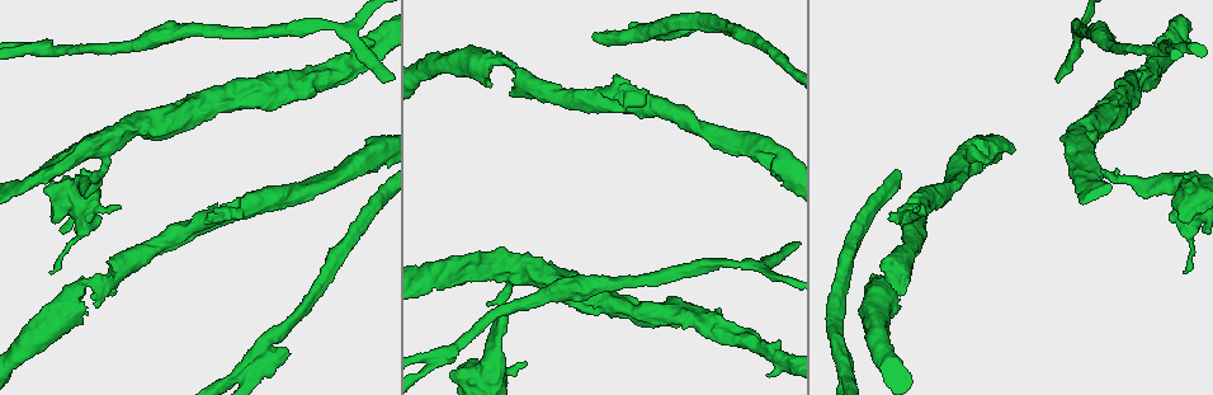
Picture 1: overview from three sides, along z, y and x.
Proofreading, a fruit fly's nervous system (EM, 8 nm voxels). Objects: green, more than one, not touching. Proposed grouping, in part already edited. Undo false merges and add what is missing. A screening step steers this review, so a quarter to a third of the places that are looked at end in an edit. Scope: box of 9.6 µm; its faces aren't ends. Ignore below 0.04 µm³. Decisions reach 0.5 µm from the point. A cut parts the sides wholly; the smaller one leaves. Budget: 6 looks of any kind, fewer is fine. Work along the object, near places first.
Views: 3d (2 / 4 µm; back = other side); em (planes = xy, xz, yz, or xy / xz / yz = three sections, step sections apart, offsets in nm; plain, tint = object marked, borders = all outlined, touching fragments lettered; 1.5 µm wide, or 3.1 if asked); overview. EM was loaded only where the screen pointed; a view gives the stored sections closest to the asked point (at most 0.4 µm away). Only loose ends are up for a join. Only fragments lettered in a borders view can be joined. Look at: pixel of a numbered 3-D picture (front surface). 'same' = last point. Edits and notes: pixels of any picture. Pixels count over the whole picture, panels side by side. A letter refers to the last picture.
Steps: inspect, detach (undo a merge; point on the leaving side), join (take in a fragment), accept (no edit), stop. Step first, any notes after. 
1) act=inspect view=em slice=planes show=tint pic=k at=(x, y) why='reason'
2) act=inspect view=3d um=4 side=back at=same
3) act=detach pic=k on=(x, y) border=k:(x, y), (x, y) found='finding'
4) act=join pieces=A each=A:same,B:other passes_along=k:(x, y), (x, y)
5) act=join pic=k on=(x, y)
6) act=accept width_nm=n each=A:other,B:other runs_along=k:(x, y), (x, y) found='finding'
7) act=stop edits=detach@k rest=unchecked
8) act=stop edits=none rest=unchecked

act=inspect view=em slice=planes show=tint pic=1 at=(51, 271) why='an open end'

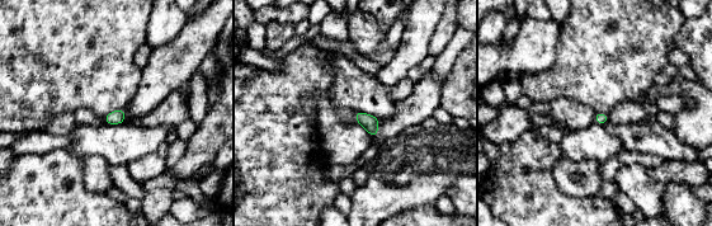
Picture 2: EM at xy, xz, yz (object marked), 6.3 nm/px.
act=inspect view=em slice=planes show=borders at=same why='see the neighbours'

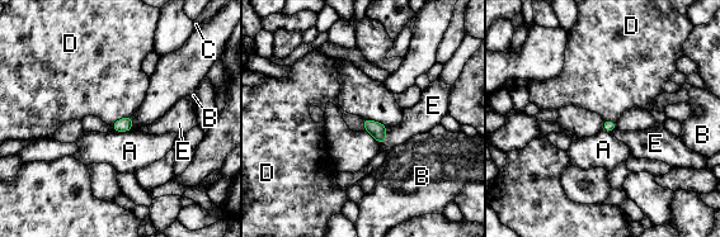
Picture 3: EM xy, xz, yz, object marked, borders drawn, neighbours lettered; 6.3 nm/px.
act=accept each=A:other,B:other,C:other,D:other,E:other border=3:(131, 114), (118, 118), (111, 126) found='none of them fits'

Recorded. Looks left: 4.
act=inspect view=em slice=planes show=borders pic=1 at=(1098, 170) why='free end'

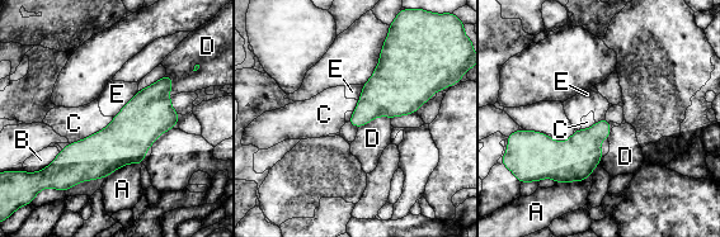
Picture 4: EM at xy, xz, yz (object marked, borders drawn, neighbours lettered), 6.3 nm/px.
act=accept each=A:other,B:other,C:other,D:other,E:other border=4:(390, 117), (373, 117), (358, 128) found='no lettered fragment goes on from it'

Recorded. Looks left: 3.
act=inspect view=3d um=4 pic=1 at=(34, 49) why='a fork'

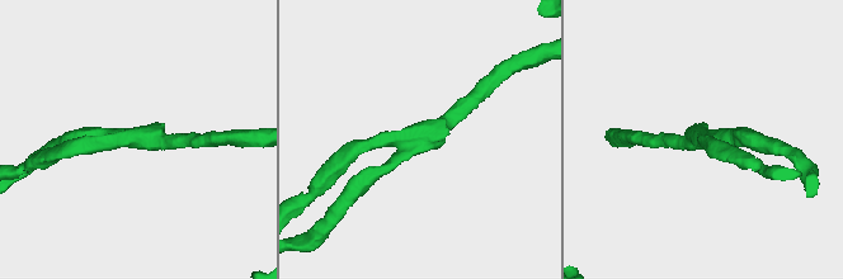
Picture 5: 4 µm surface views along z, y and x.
act=inspect view=em slice=planes show=tint pic=5 at=(132, 139) arms=3 arm_widths_nm=200,220,220 why='need the tissue'

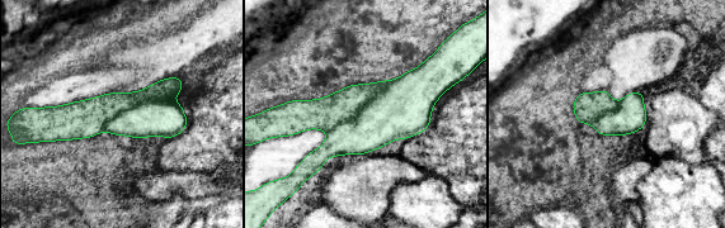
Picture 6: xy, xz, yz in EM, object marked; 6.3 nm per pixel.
act=inspect view=em slice=planes show=borders at=same

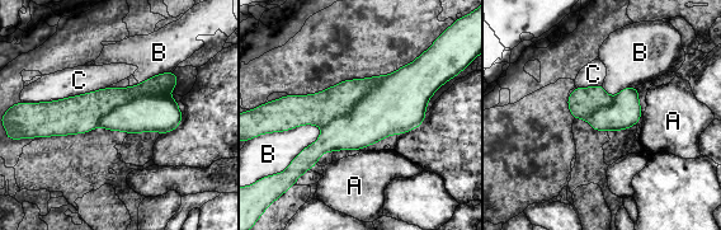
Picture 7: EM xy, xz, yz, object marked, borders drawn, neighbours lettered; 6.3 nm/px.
act=detach pic=7 on=(92, 107) width_nm=220 each=A:other,B:other,C:other found='two neurons meet here'

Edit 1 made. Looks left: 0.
act=stop edits=detach@7 rest=unchecked

